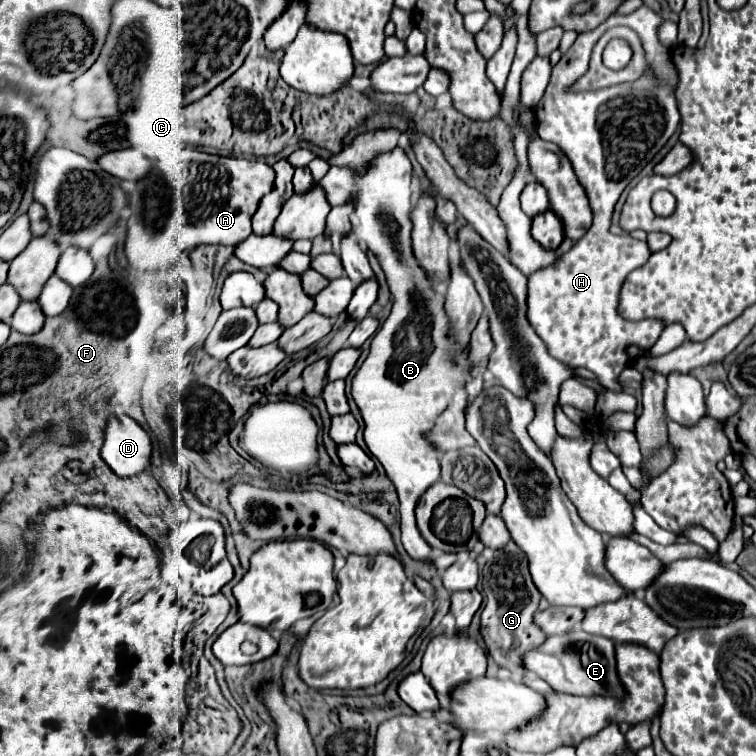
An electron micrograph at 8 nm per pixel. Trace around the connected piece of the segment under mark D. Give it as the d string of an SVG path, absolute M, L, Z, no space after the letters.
M110 417L102 459L118 477L134 477L150 465L150 435L130 417Z

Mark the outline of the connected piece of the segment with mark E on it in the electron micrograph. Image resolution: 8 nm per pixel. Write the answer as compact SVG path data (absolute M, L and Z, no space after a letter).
M580 627L564 635L550 635L542 645L528 651L522 657L522 663L528 671L544 679L554 691L570 695L622 695L624 689L616 675L616 657L614 643L606 637L584 633Z

